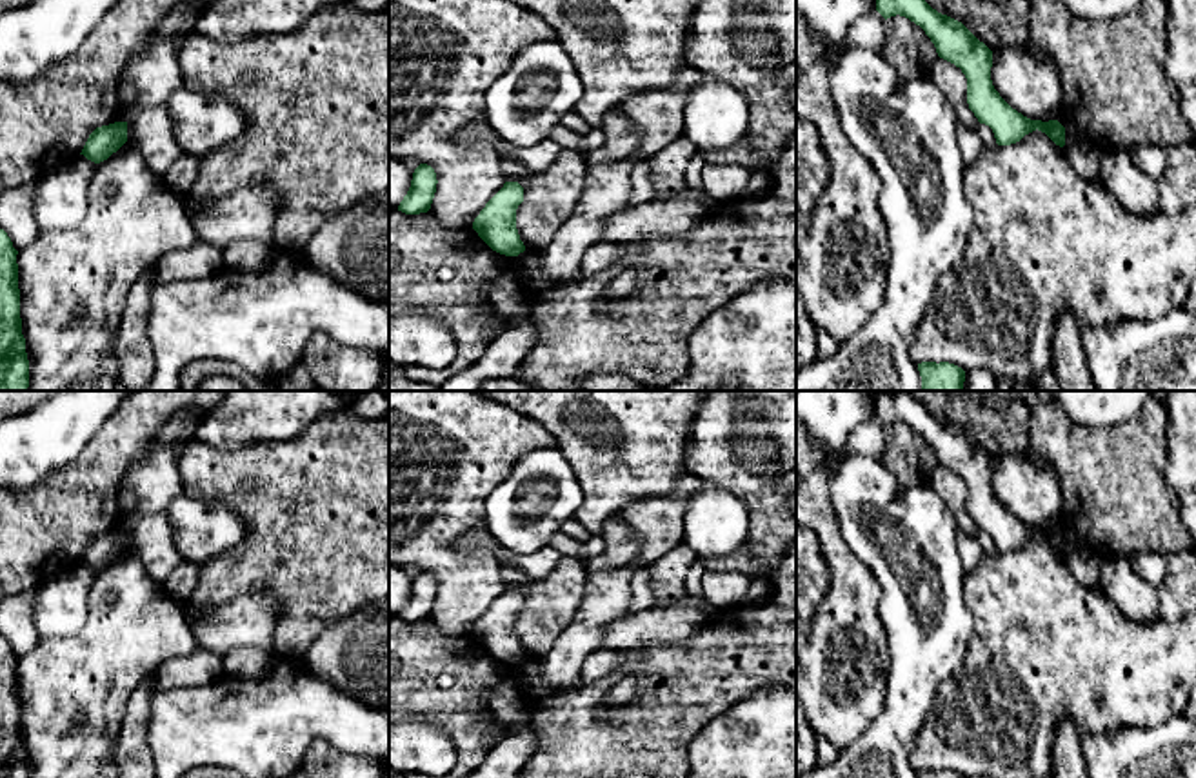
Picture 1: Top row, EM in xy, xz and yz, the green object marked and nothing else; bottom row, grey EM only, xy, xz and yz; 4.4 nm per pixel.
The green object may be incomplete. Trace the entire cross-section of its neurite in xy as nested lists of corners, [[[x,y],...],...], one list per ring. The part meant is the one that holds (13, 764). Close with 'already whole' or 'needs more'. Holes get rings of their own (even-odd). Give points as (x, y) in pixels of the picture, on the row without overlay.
[[[0,636],[0,778],[29,778],[20,725],[18,658]]]; already whole

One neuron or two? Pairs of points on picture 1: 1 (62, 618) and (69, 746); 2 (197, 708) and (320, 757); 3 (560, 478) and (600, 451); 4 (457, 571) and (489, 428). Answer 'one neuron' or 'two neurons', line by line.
1: two neurons
2: two neurons
3: two neurons
4: one neuron

